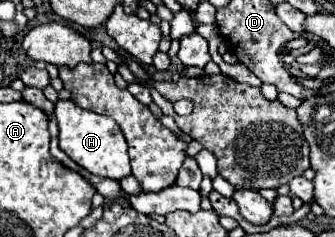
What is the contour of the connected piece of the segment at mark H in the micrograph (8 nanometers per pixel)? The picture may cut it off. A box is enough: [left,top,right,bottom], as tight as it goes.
[55,100,131,180]

